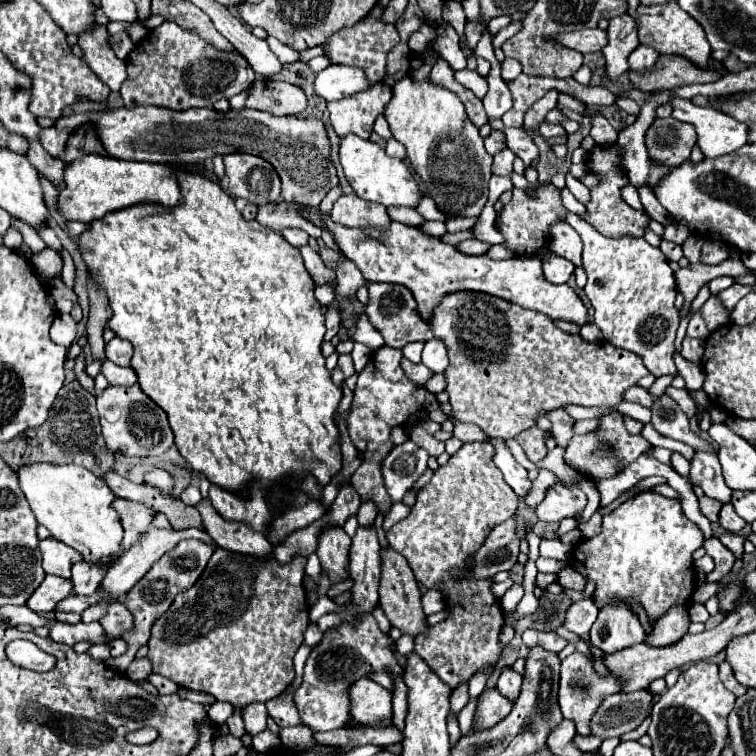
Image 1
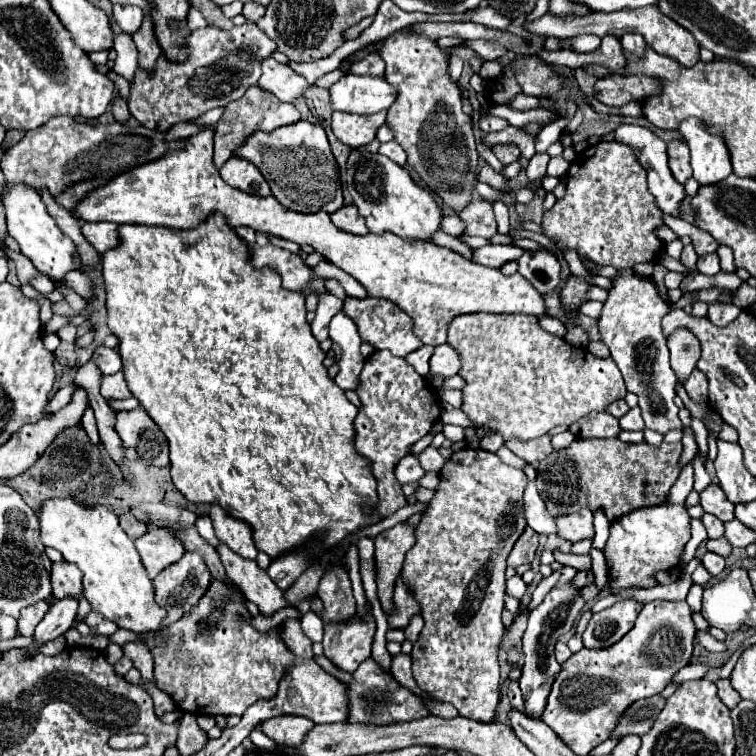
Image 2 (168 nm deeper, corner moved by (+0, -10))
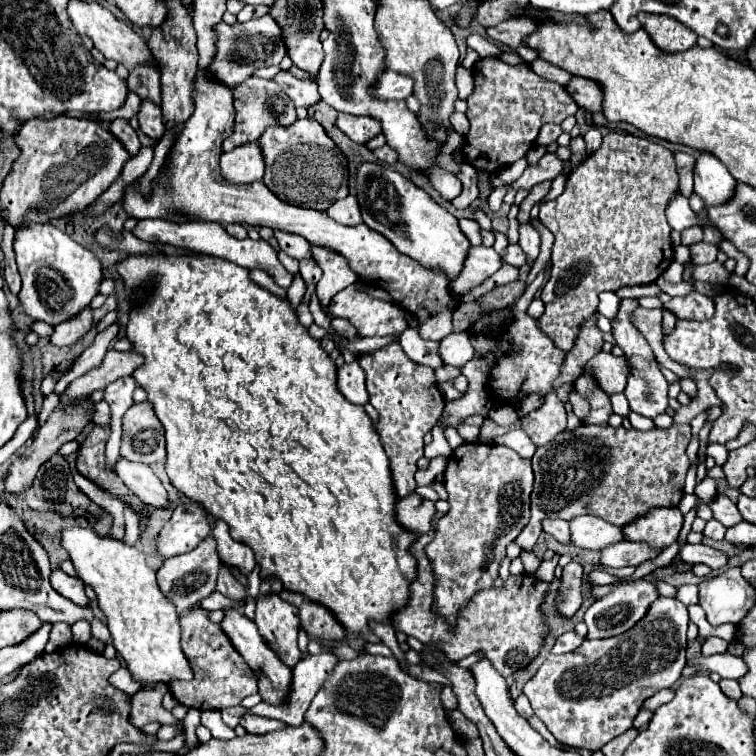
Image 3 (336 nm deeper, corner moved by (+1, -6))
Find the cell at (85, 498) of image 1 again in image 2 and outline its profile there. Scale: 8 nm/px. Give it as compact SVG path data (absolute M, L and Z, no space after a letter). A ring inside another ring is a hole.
M74 496L66 498L48 498L40 504L40 540L44 546L56 548L66 562L78 564L84 578L84 598L90 602L92 612L102 614L106 620L116 622L120 628L134 630L138 634L142 632L156 632L162 628L162 620L166 612L156 606L154 602L154 588L150 578L146 576L146 570L140 562L138 550L134 548L134 542L124 534L124 530L118 524L118 516L110 512L106 506L84 506L76 502Z

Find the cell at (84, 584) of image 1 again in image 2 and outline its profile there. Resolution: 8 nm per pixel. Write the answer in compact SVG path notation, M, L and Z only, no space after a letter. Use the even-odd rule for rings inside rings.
M62 598L62 600L56 600L54 606L50 608L50 612L44 616L44 620L36 626L36 632L34 632L36 644L34 646L28 646L26 652L28 654L38 652L38 644L56 640L68 628L72 628L72 622L76 618L76 610L78 610L78 598Z

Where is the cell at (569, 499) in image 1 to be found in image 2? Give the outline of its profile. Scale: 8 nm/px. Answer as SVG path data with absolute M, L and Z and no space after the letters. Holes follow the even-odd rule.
M580 510L576 514L558 516L556 526L558 526L558 536L562 536L570 542L578 542L582 538L592 538L594 536L592 510Z

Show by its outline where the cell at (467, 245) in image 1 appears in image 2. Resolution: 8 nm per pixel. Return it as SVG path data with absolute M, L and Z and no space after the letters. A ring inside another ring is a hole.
M482 246L472 250L474 252L474 262L482 264L482 266L490 266L490 268L500 268L502 264L510 262L510 260L518 260L522 256L522 248L518 246Z

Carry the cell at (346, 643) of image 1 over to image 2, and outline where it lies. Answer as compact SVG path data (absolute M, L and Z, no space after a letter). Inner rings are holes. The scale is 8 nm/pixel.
M286 714L282 718L270 718L262 724L262 732L276 744L284 746L300 746L312 728L314 722L310 722L310 718L292 714Z

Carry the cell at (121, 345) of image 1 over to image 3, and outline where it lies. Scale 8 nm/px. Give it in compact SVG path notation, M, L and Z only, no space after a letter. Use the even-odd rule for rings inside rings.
M113 322L111 326L107 326L105 330L101 330L101 332L95 336L95 342L73 362L73 368L65 374L65 378L61 378L61 380L55 384L55 390L53 390L53 392L57 392L57 394L61 396L63 390L65 390L65 386L67 386L69 382L73 382L75 378L83 376L83 374L85 374L87 370L91 370L93 366L99 366L101 360L103 360L103 356L107 354L109 342L117 338L117 332L119 332L119 324L117 324L117 322Z

